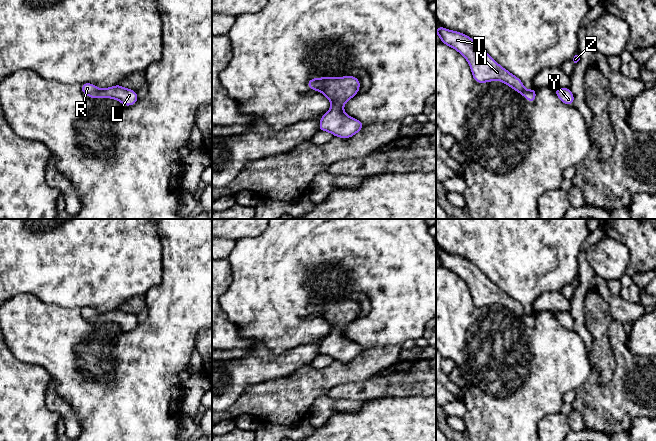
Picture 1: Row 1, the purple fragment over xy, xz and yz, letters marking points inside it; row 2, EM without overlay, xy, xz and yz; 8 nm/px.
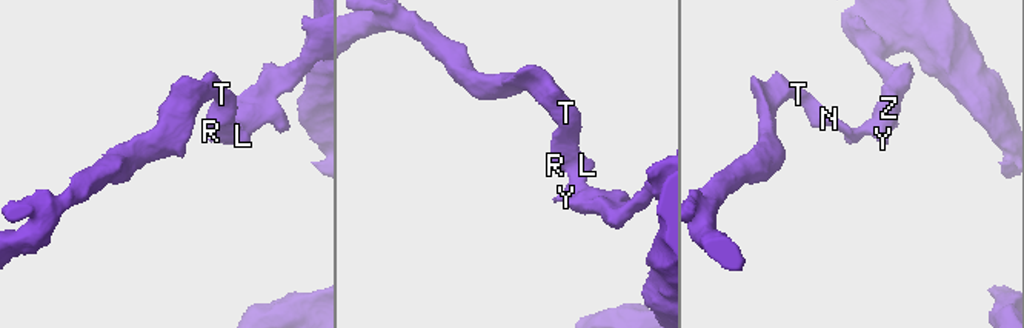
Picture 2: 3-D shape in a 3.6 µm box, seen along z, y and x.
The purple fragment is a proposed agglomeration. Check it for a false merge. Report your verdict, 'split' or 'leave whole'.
leave whole

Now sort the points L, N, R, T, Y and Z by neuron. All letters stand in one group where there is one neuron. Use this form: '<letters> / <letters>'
L N R T Y Z

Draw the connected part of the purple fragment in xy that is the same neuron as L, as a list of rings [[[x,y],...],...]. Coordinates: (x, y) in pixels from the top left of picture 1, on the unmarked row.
[[[84,307],[81,309],[81,314],[88,321],[113,322],[120,325],[124,330],[131,330],[139,324],[136,315],[123,312],[119,308],[101,314],[92,307]]]

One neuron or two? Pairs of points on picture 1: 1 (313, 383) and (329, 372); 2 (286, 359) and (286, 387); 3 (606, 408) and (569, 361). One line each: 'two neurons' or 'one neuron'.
1: one neuron
2: two neurons
3: two neurons

